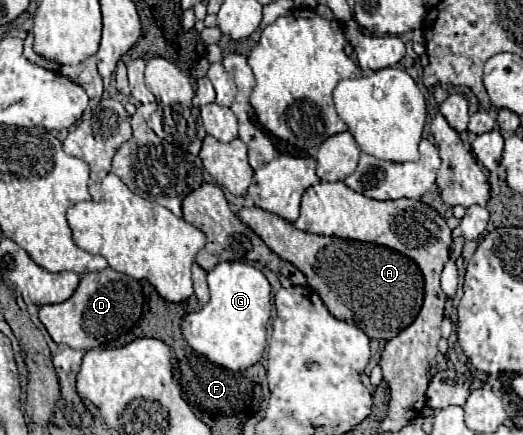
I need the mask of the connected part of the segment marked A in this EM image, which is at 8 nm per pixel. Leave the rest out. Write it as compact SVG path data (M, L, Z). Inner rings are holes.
M260 207L242 209L238 217L278 257L290 261L306 275L308 285L320 295L336 319L356 323L370 339L388 341L418 317L424 301L424 277L418 265L406 255L374 243L312 235Z

